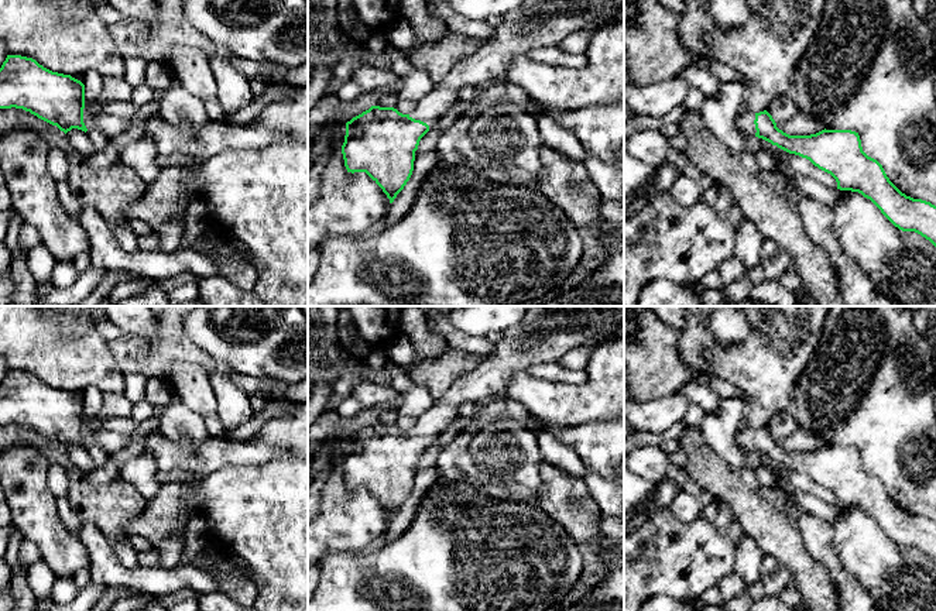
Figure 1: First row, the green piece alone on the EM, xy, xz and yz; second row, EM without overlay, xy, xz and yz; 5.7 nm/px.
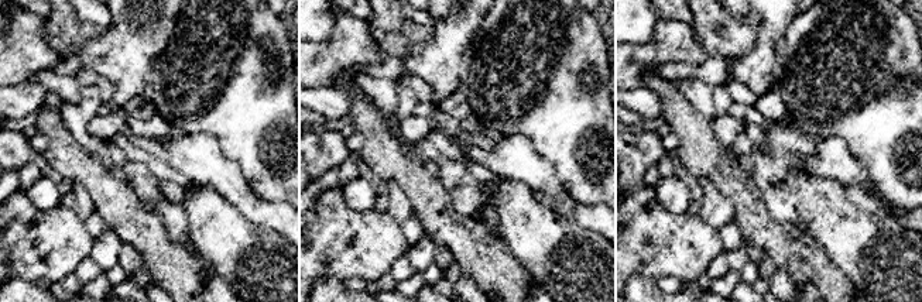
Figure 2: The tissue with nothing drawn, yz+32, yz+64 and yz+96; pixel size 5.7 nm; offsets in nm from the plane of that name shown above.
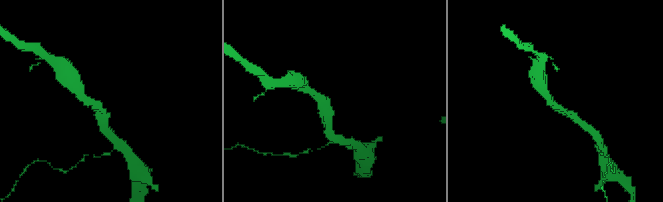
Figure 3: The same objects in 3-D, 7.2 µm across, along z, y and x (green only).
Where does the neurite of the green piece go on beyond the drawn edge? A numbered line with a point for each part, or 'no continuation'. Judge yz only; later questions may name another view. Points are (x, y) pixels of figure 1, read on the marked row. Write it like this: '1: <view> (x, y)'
1: yz (744, 124)

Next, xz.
1: xz (534, 24)

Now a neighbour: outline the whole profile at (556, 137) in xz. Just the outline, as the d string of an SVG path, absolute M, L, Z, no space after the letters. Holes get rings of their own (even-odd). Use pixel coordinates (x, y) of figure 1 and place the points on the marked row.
M548 113L536 116L538 130L545 145L572 159L583 162L587 152L582 143Z

